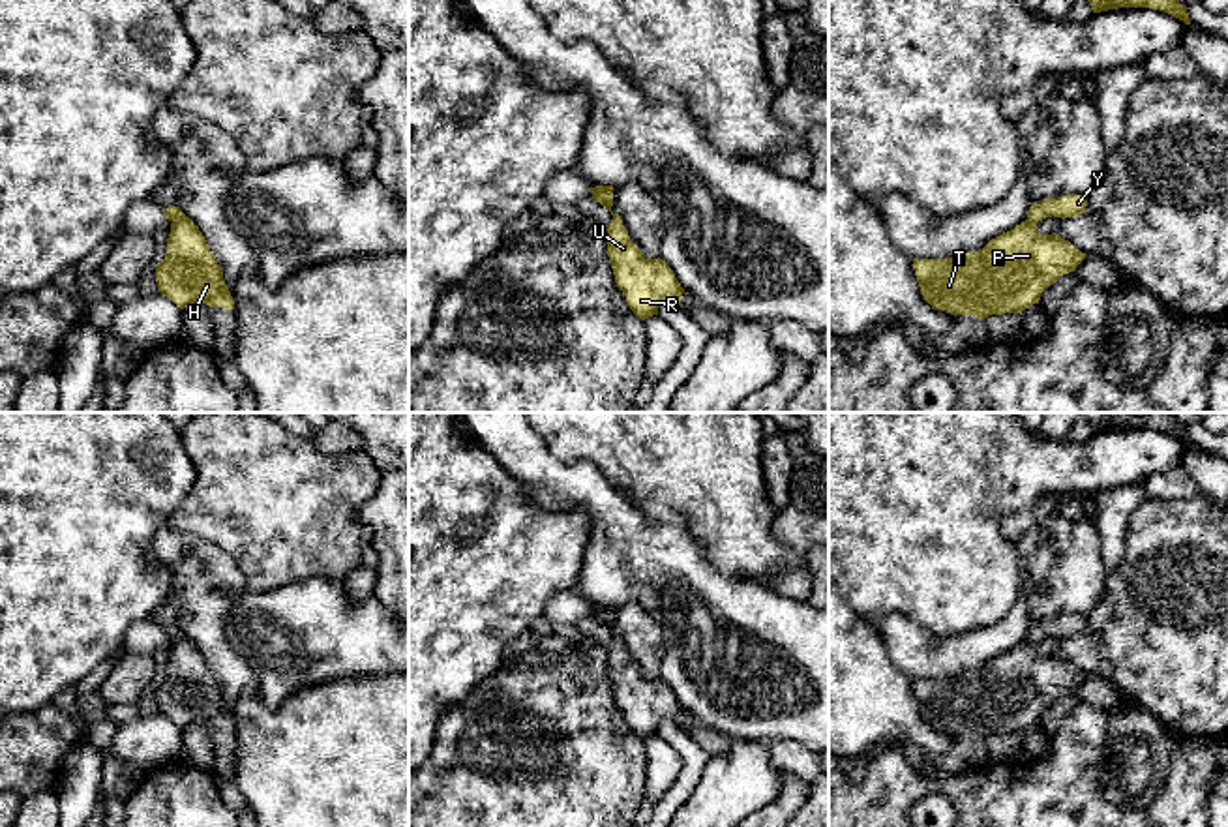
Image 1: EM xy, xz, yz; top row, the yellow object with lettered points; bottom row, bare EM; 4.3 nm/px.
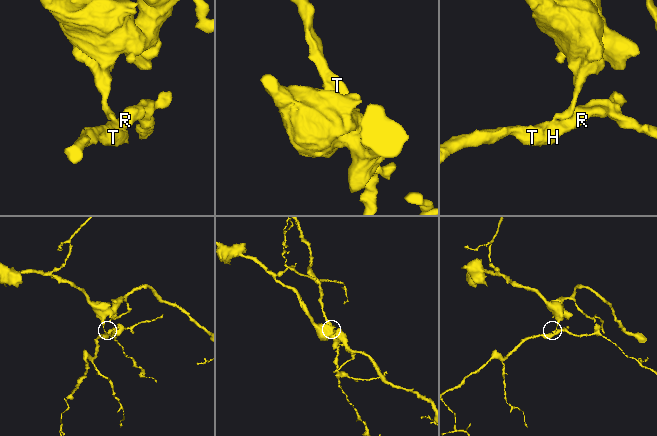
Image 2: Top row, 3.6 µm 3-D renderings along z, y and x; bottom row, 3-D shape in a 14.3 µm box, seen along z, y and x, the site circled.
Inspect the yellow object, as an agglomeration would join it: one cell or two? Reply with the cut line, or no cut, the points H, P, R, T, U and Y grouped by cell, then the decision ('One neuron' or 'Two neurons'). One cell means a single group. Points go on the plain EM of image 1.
Split along xy (184, 634), (173, 642). Groups: H P R T U / Y. Two neurons

